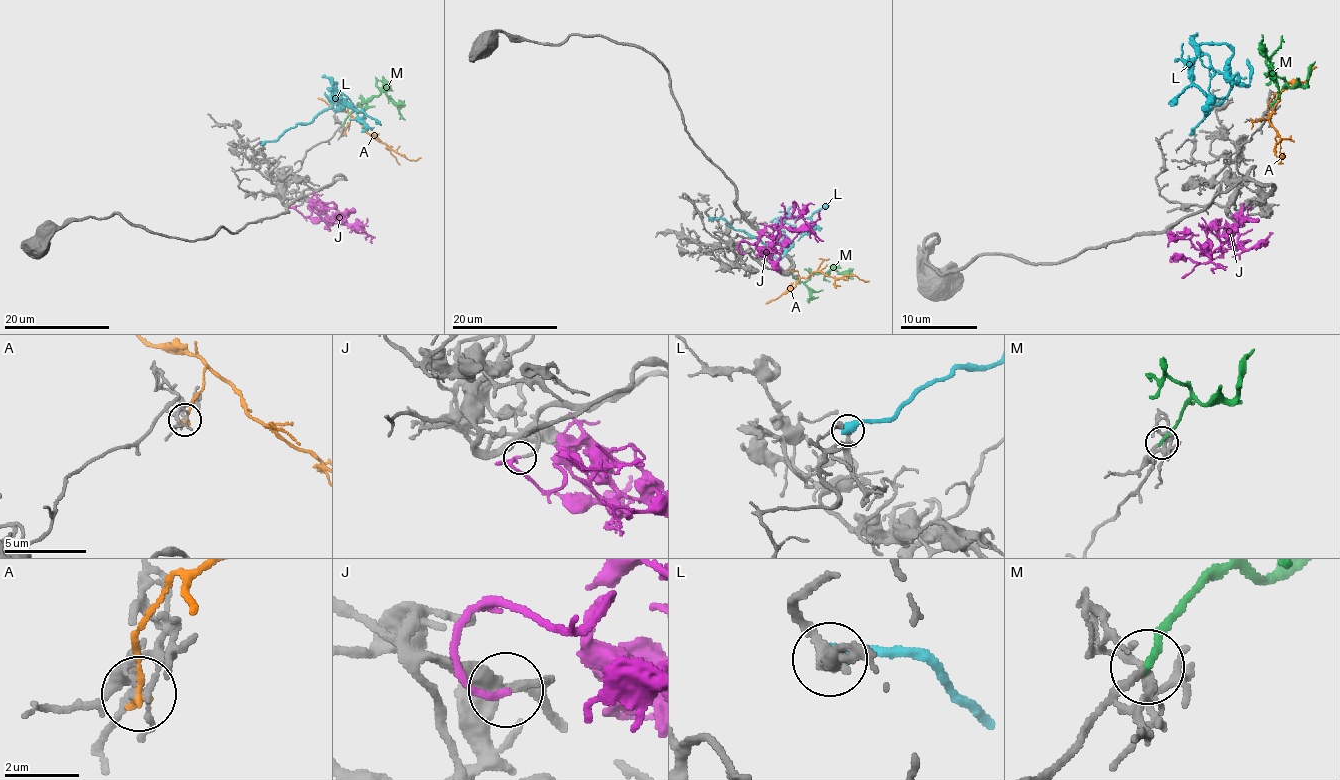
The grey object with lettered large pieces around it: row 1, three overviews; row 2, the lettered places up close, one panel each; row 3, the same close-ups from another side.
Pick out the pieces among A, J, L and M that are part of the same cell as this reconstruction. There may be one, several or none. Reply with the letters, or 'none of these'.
J, M

